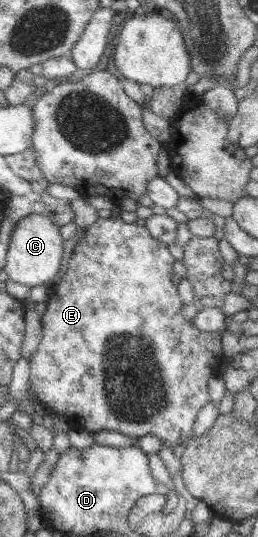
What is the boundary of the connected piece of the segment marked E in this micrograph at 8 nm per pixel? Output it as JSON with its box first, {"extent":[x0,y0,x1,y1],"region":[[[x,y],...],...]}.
{"extent":[28,215,225,445],"region":[[[113,215],[109,218],[97,218],[84,231],[82,241],[73,247],[67,262],[65,274],[61,275],[59,283],[53,283],[51,295],[45,302],[45,311],[40,317],[41,337],[35,352],[28,357],[28,388],[32,390],[37,403],[49,409],[50,413],[58,413],[66,419],[71,430],[87,430],[99,432],[101,430],[121,433],[131,440],[142,435],[155,435],[167,445],[183,444],[183,441],[193,435],[193,420],[197,412],[210,401],[206,391],[209,377],[219,373],[225,357],[221,353],[221,332],[204,332],[193,326],[181,315],[183,304],[177,295],[176,285],[170,279],[171,267],[175,260],[168,253],[167,247],[148,235],[144,226],[125,223],[120,217]]]}

